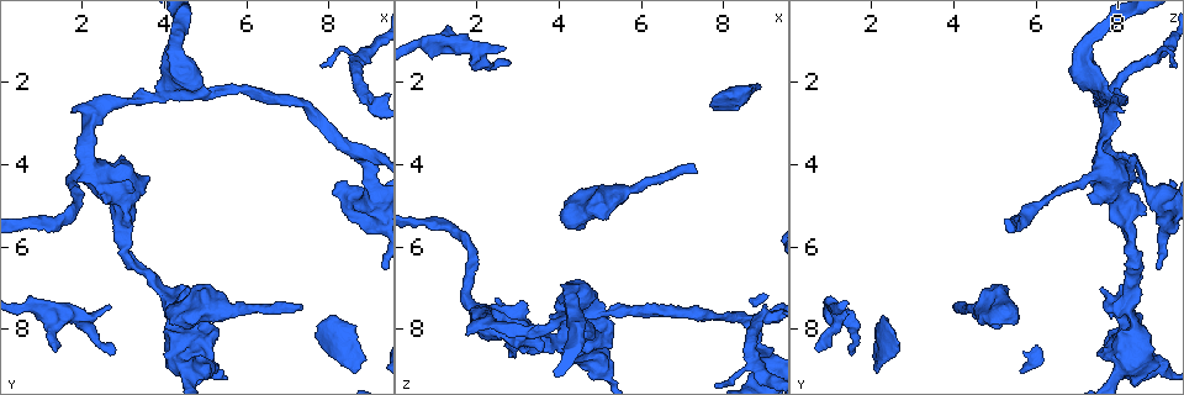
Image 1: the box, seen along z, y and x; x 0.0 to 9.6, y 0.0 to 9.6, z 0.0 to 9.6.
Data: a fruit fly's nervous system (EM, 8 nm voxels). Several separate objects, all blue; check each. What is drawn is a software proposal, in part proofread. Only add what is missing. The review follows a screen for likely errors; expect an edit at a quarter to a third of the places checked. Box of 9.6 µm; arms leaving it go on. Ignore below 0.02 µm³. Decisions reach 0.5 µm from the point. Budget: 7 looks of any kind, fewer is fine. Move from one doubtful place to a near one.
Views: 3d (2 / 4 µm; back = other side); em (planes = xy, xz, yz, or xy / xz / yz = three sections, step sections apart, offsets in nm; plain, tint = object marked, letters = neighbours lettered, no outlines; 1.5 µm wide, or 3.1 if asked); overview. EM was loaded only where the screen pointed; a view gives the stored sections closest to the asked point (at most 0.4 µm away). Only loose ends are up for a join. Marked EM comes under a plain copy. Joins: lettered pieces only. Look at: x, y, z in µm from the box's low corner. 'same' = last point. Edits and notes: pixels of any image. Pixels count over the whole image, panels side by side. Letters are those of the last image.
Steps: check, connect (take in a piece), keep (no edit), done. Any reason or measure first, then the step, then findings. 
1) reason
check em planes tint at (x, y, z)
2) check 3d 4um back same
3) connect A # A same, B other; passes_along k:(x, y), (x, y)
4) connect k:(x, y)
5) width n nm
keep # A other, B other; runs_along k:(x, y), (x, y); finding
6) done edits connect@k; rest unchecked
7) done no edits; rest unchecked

free end
check em planes letters at (2.80, 8.55, 1.45)

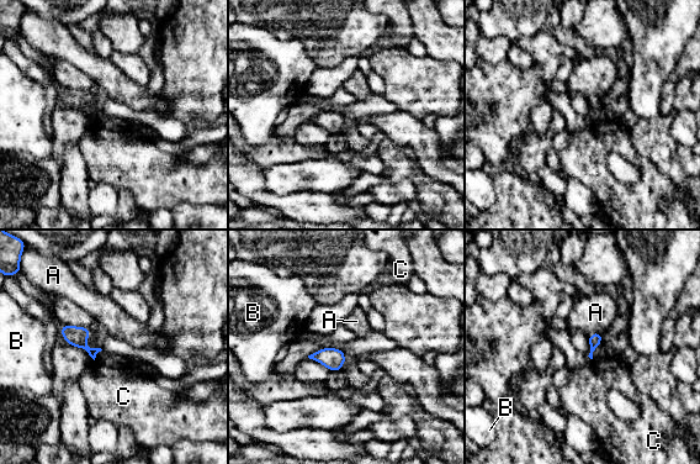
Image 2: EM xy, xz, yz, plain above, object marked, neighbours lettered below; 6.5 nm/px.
keep # A other, B other, C other; border 2:(602, 333), (593, 332), (588, 337); none of them fits

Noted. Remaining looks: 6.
free end
check 3d 2um at (7.35, 7.50, 4.15)

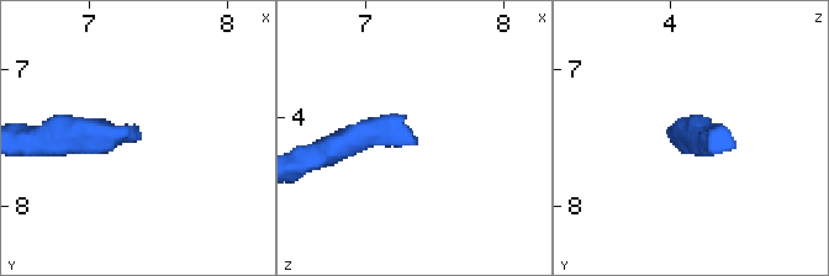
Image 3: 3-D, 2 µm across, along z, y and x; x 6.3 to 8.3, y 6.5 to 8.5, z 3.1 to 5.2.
check em planes letters at (7.36, 7.50, 4.18)

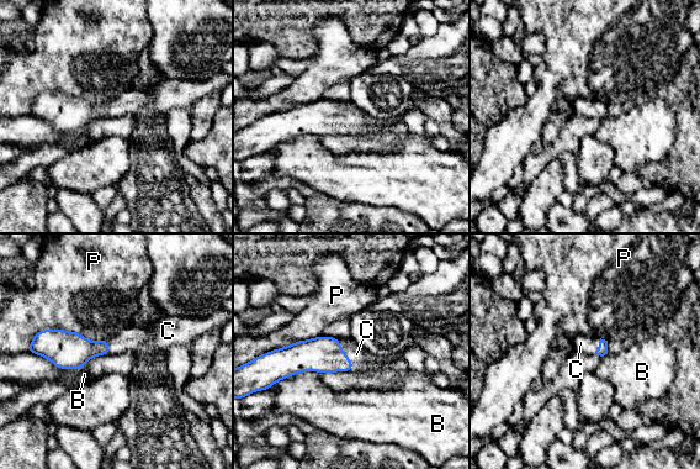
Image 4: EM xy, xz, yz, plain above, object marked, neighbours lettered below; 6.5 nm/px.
connect C # B other, C same, P other; the neuron continues

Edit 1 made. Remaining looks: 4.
check 3d 4um at (8.55, 9.10, 2.15)

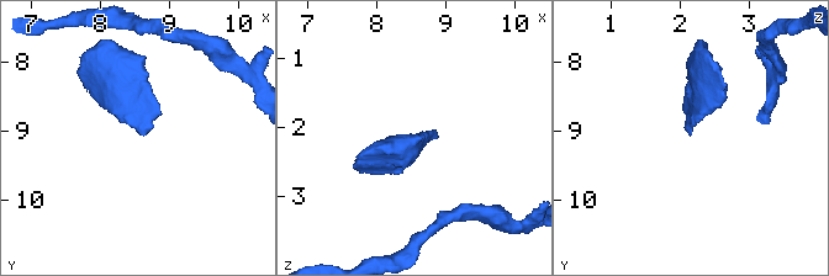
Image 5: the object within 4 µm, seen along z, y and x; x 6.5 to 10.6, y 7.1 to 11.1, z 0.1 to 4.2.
check em planes letters at (8.55, 9.00, 2.10)

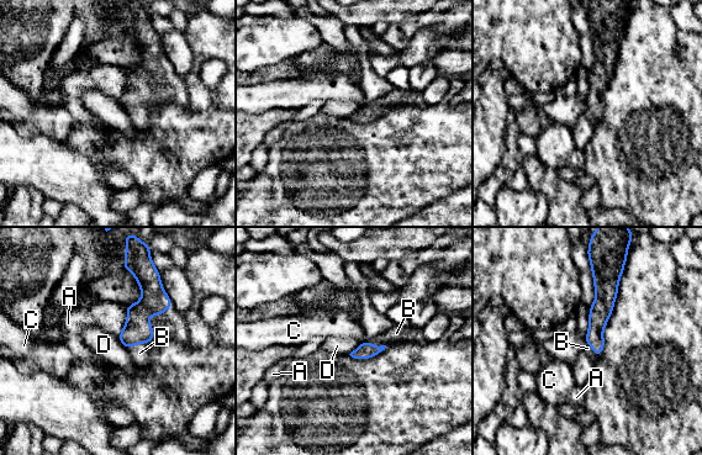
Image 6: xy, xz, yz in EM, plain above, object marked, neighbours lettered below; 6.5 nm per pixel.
connect B # A other, B same, C other, D other; passes_along 6:(137, 329), (138, 343), (140, 353); the neuron continues

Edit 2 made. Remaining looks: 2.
done edits connect@4, connect@6; rest unchecked

